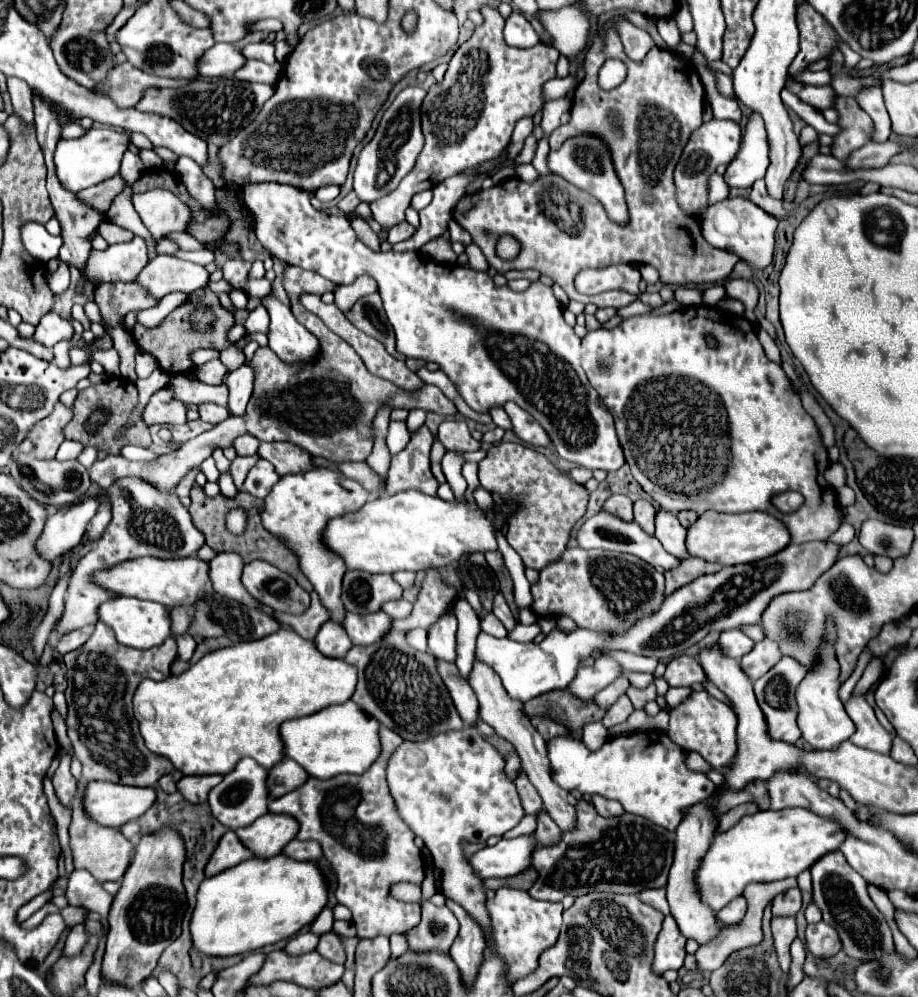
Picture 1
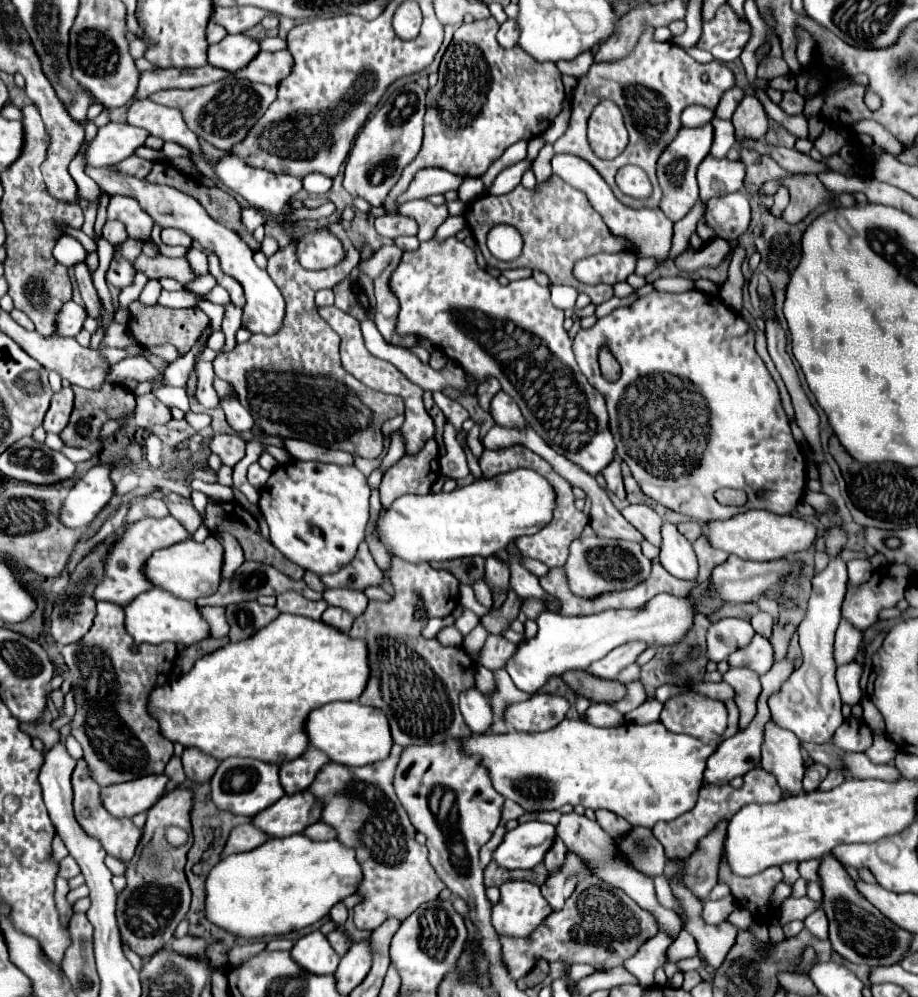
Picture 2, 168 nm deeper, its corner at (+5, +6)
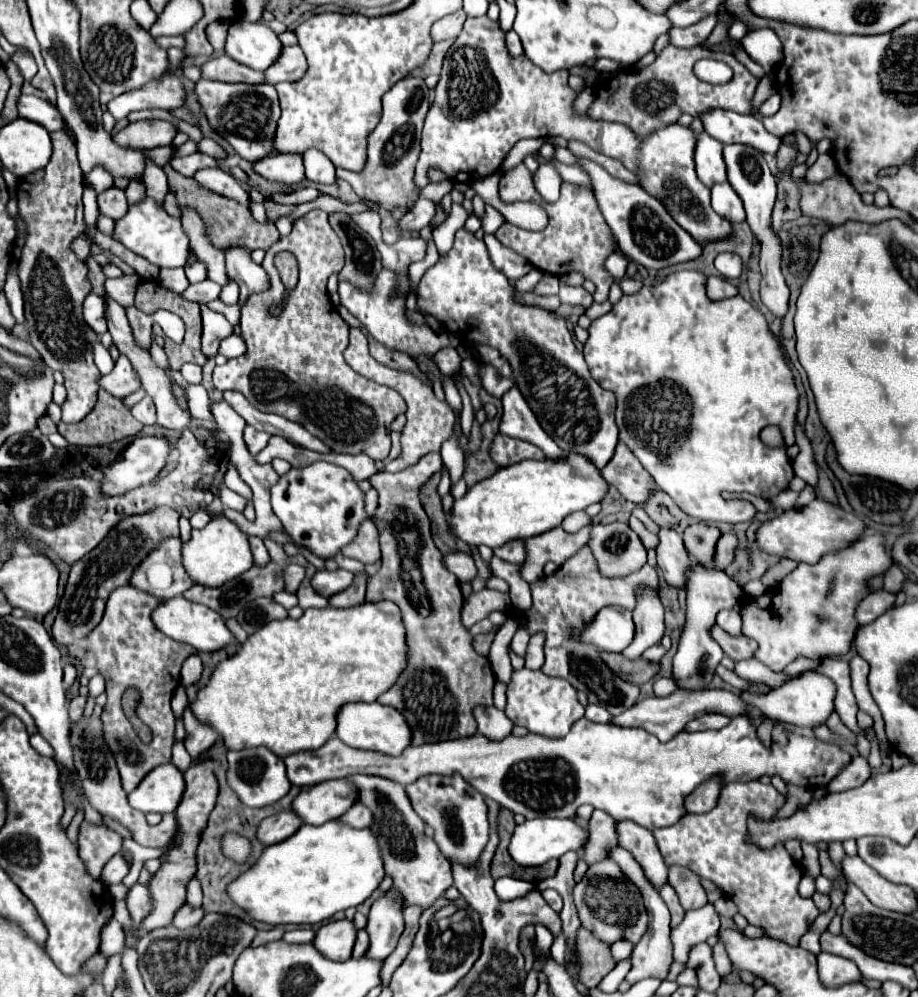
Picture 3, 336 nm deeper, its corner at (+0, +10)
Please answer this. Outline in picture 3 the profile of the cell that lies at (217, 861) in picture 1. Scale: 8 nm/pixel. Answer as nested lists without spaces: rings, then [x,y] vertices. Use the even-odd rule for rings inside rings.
[[[285,810],[285,812],[265,818],[257,828],[257,838],[263,846],[277,844],[277,842],[283,842],[285,838],[289,838],[291,834],[295,834],[301,824],[303,822],[291,810]]]

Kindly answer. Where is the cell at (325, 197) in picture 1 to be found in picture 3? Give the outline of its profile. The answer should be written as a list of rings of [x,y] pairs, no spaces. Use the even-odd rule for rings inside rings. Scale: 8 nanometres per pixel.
[[[307,150],[303,154],[303,162],[305,162],[305,178],[307,180],[311,180],[315,184],[333,184],[337,180],[335,166],[319,150]]]

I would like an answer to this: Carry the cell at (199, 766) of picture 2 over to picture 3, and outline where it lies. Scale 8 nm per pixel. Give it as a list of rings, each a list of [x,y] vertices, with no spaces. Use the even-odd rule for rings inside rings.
[[[185,710],[185,714],[183,714],[183,724],[185,724],[185,732],[187,732],[187,736],[183,740],[185,748],[191,754],[191,758],[197,760],[217,742],[219,736],[215,736],[213,730],[207,730],[207,726],[199,726],[199,722],[195,722],[195,716],[189,710]]]

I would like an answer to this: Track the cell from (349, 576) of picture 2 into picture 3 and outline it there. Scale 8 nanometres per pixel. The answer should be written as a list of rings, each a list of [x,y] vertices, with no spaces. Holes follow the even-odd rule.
[[[373,520],[363,522],[363,526],[359,528],[359,534],[355,538],[355,542],[351,542],[351,546],[345,546],[341,550],[347,558],[355,558],[363,564],[375,564],[377,560],[381,560],[381,550],[379,550],[379,532],[373,524]]]

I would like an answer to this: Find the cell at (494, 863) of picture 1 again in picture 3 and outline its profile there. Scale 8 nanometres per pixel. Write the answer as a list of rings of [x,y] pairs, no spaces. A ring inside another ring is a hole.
[[[535,818],[519,824],[513,832],[509,854],[519,866],[541,866],[553,858],[561,858],[569,850],[579,850],[587,832],[575,820],[563,818]]]

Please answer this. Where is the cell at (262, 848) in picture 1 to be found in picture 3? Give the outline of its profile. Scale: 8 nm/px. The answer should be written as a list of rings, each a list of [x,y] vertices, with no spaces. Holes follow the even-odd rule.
[[[345,778],[331,780],[311,788],[301,788],[291,804],[291,810],[295,810],[305,824],[325,824],[347,812],[355,804],[355,798],[355,788],[349,786]]]

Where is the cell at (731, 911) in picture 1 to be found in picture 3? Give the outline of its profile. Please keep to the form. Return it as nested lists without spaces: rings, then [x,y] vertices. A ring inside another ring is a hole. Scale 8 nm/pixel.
[[[705,904],[703,908],[689,910],[685,920],[671,930],[673,940],[673,958],[681,964],[687,964],[687,952],[691,946],[705,942],[709,936],[719,930],[719,912],[713,904]]]

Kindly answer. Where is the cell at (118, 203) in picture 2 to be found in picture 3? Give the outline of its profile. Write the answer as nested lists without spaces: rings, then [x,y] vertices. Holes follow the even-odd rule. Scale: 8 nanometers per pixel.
[[[129,182],[129,186],[125,188],[125,196],[127,196],[127,202],[129,204],[135,204],[135,202],[147,198],[145,186],[143,184],[137,184],[137,182]]]

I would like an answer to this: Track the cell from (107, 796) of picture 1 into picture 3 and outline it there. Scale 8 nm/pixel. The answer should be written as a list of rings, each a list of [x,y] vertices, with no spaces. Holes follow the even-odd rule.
[[[163,764],[151,770],[141,784],[127,794],[127,802],[131,808],[147,814],[147,812],[175,812],[179,798],[183,796],[185,782],[183,772],[177,770],[173,764]]]

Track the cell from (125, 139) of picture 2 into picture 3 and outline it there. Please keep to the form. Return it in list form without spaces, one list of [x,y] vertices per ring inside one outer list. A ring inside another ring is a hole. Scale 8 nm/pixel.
[[[139,120],[129,122],[125,128],[121,128],[113,136],[113,142],[123,148],[149,150],[157,146],[169,146],[175,132],[175,126],[165,120]]]

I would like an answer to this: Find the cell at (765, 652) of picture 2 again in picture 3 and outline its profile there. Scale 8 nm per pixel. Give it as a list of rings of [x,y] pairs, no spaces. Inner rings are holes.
[[[713,626],[713,638],[719,642],[719,646],[723,648],[725,656],[729,656],[731,660],[749,660],[755,658],[757,652],[757,642],[753,638],[747,636],[739,636],[739,638],[731,638],[725,630],[721,630],[719,626]]]

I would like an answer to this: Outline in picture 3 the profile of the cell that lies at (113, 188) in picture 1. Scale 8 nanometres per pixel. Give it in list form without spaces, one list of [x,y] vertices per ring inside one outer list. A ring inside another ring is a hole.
[[[165,146],[165,148],[147,150],[147,152],[143,152],[143,154],[145,154],[145,158],[153,160],[157,166],[165,166],[165,164],[171,160],[171,152],[173,152],[173,146]]]

